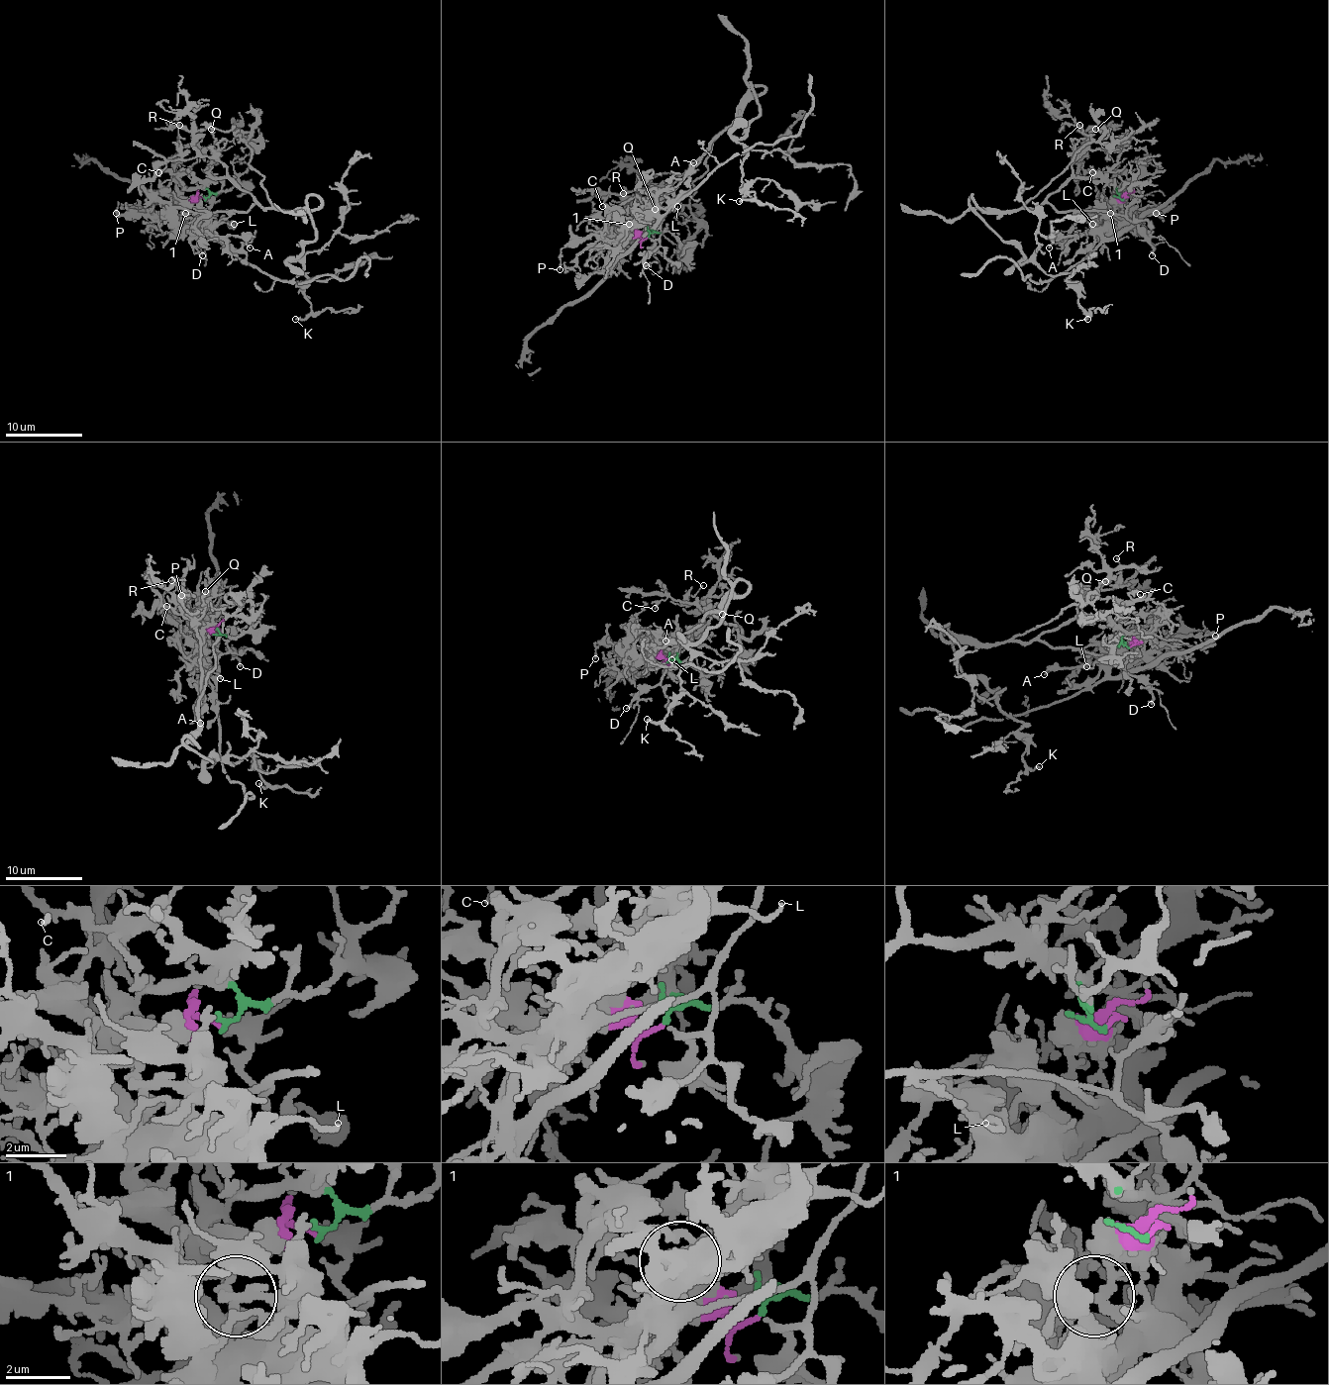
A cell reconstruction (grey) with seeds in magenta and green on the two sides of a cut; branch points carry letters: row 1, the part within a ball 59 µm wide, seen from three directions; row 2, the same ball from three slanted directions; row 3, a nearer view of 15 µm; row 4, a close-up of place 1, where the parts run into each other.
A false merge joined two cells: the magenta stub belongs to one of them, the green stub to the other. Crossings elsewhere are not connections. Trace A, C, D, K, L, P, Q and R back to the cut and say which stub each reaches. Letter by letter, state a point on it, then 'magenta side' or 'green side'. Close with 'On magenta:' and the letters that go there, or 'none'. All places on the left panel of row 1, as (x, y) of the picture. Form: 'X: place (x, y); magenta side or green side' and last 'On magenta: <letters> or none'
A: place (250, 247); magenta side
C: place (158, 172); green side
D: place (202, 255); green side
K: place (295, 319); green side
L: place (234, 224); magenta side
P: place (116, 213); magenta side
Q: place (211, 129); green side
R: place (179, 125); green side
On magenta: A, L, P

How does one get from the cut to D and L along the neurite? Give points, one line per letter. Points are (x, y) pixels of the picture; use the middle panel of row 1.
D: (648, 238), (656, 201), (700, 160), (678, 184), (671, 211), (662, 222), (658, 247), (645, 260), (646, 266)
L: (648, 238), (641, 240), (629, 224), (646, 213), (658, 209), (673, 211), (676, 207)

